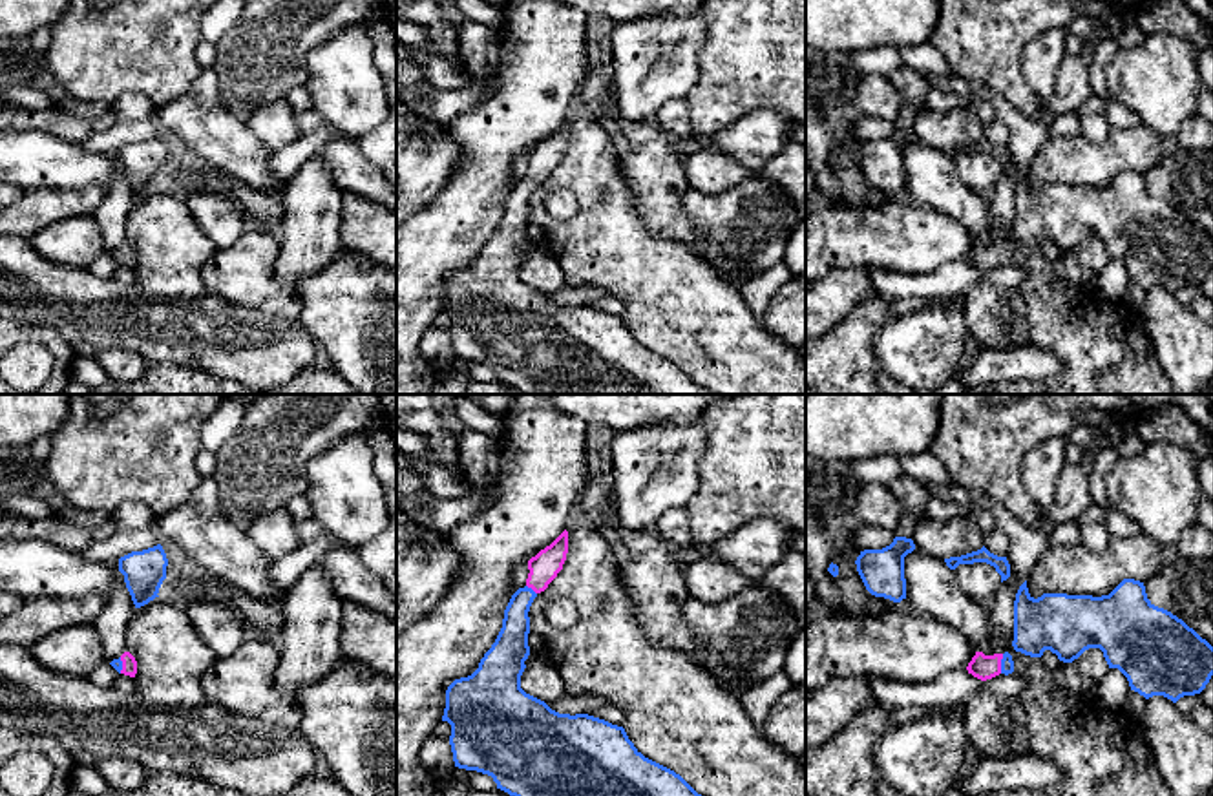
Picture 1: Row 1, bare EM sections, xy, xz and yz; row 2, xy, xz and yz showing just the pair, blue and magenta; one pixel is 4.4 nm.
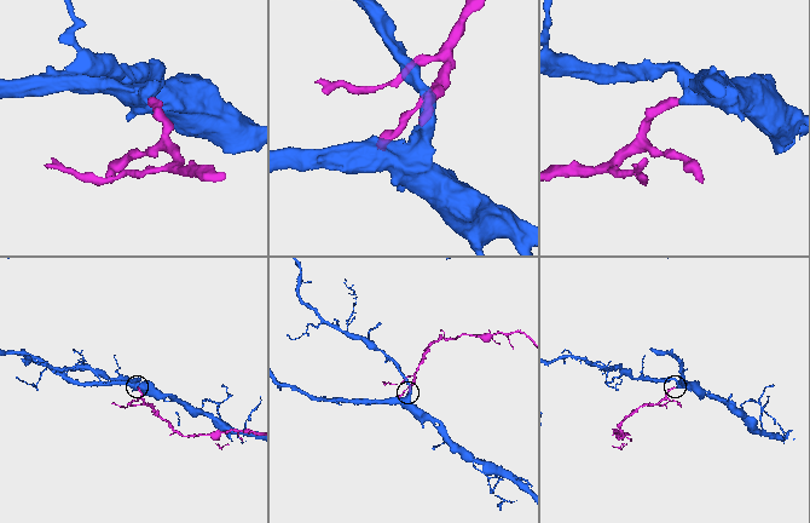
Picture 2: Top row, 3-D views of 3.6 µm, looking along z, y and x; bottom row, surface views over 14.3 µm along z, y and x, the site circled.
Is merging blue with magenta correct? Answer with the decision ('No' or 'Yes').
Yes

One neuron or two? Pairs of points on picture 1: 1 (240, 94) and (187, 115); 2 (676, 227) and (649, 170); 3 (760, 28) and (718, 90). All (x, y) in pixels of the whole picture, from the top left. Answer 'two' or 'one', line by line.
1: two
2: one
3: one

